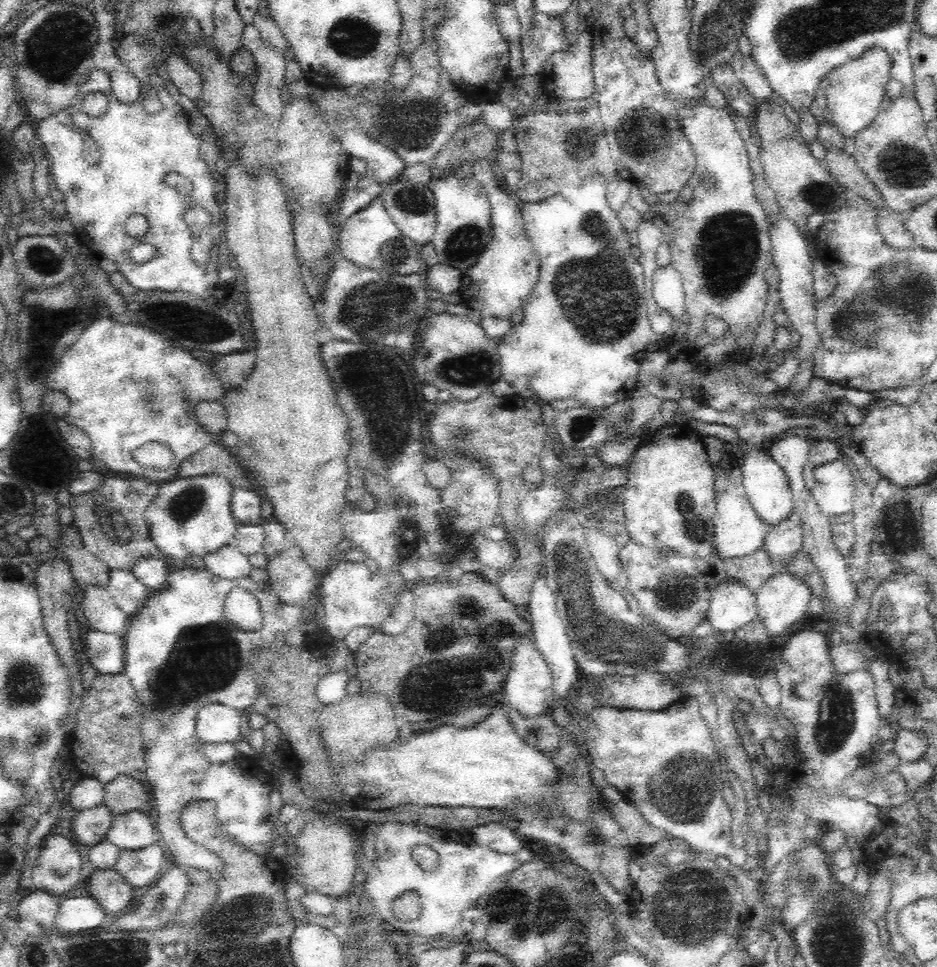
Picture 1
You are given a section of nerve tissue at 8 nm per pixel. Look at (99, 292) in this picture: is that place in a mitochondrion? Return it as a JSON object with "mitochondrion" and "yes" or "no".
{"mitochondrion":"no"}

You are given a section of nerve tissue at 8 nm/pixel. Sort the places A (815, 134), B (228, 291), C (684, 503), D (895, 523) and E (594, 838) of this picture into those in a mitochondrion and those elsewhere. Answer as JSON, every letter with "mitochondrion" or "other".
{"A":"other","B":"other","C":"mitochondrion","D":"mitochondrion","E":"mitochondrion"}

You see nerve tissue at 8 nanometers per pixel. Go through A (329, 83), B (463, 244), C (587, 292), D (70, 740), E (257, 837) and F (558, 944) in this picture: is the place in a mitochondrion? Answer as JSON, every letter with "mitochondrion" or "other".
{"A":"other","B":"mitochondrion","C":"mitochondrion","D":"other","E":"other","F":"other"}

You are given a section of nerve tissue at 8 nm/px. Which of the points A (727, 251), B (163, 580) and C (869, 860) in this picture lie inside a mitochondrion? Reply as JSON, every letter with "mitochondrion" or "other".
{"A":"mitochondrion","B":"other","C":"other"}

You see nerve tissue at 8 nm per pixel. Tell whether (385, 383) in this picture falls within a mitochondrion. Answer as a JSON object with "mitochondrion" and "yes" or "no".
{"mitochondrion":"no"}

